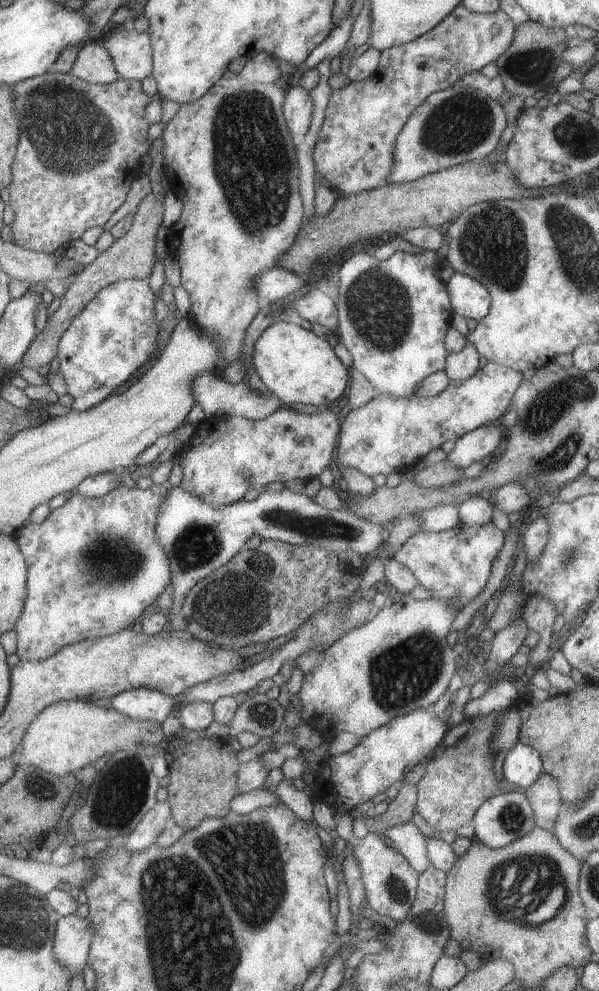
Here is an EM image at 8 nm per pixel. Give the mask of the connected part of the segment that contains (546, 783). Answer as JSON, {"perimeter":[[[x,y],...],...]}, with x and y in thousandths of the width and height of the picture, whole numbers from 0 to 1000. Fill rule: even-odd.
{"perimeter":[[[905,779],[871,800],[886,812],[895,834],[920,838],[938,812],[930,786]]]}

